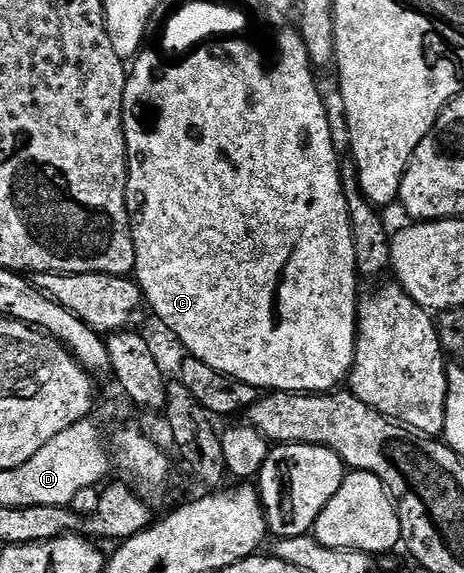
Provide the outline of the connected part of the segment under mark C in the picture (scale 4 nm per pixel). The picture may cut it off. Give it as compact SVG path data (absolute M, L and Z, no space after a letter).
M284 36L284 56L280 56L280 68L266 70L260 68L260 60L252 48L244 48L244 44L223 45L216 56L210 58L190 58L185 68L171 68L167 70L168 61L157 55L155 51L141 51L133 57L129 63L128 81L126 91L123 94L124 122L123 132L128 147L128 181L126 182L126 202L128 203L128 219L132 226L132 241L136 251L136 266L134 279L139 284L144 299L150 307L150 312L157 316L178 339L184 343L184 352L187 355L206 362L206 366L214 366L222 374L230 374L230 378L238 378L242 382L250 382L250 386L267 390L268 392L311 392L313 394L327 394L339 389L347 381L352 365L356 363L356 310L358 307L358 295L356 296L356 280L358 273L355 262L354 238L351 234L351 220L348 217L347 202L343 194L343 183L340 181L341 157L334 150L334 142L331 141L330 125L326 120L326 109L316 89L317 73L311 58L308 57L306 42L301 36Z

